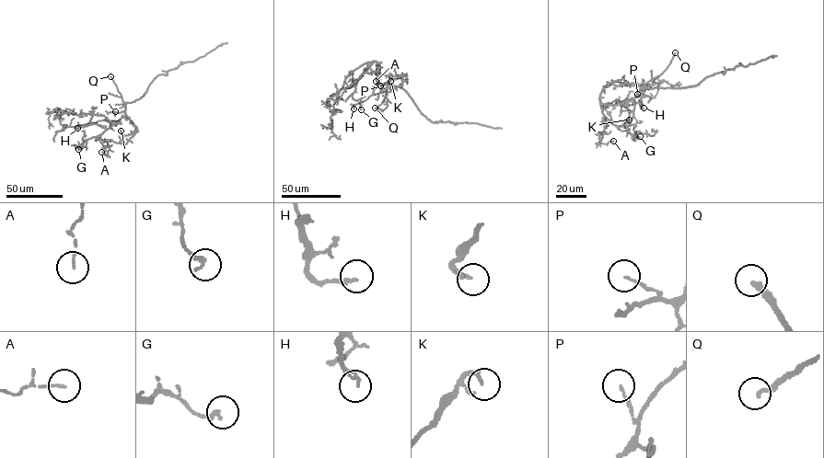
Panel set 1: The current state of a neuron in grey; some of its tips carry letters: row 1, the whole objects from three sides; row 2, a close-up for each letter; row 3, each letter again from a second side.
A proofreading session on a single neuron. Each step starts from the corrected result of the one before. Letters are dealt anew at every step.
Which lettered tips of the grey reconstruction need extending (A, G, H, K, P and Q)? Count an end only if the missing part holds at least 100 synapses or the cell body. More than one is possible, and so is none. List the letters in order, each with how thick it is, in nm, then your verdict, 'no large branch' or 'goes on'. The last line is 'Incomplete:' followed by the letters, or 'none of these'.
A: 90 nm thick; no large branch
G: 200 nm thick; no large branch
H: 130 nm thick; no large branch
K: 180 nm thick; no large branch
P: 100 nm thick; no large branch
Q: 240 nm thick; goes on
Incomplete: Q

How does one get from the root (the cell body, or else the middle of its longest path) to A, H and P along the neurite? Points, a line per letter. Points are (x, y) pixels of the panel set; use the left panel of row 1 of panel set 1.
A: (126, 102), (124, 116), (100, 135), (100, 142), (108, 154), (101, 152)
H: (126, 102), (124, 116), (116, 121), (99, 120), (77, 128)
P: (126, 102), (124, 111), (115, 111)

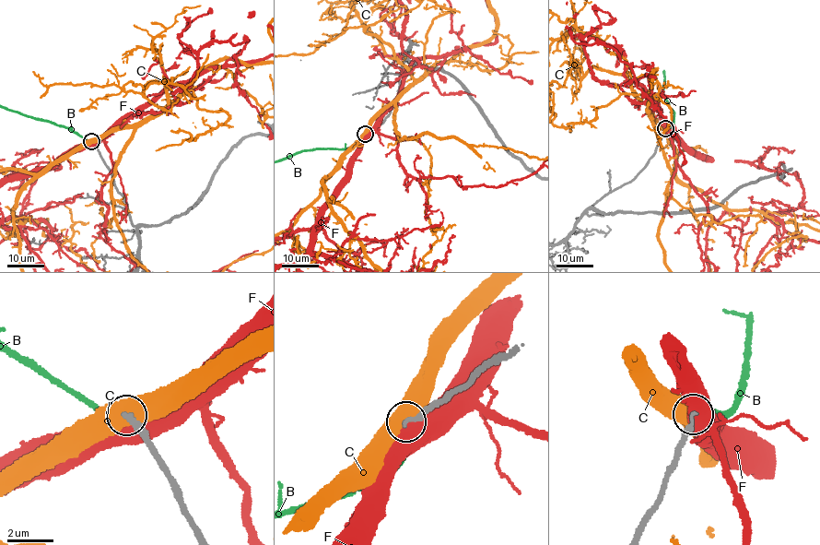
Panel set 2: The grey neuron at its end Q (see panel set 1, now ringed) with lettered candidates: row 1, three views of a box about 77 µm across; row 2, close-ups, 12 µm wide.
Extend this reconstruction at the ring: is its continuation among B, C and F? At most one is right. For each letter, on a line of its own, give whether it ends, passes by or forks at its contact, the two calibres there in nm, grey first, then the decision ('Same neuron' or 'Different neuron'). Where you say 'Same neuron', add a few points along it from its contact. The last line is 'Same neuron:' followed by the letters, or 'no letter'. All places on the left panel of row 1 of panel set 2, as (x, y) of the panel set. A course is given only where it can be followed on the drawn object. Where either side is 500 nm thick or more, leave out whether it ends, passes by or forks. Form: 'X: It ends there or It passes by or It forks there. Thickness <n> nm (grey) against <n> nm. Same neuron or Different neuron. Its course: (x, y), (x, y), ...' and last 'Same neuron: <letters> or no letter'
B: It ends there. Thickness 300 nm (grey) against 190 nm. Same neuron
C: Thickness 320 nm (grey) against 550 nm. Different neuron
F: Thickness 320 nm (grey) against 700 nm. Different neuron
Same neuron: B

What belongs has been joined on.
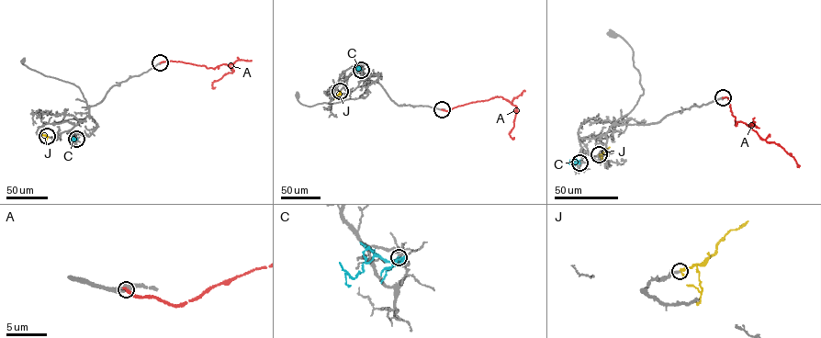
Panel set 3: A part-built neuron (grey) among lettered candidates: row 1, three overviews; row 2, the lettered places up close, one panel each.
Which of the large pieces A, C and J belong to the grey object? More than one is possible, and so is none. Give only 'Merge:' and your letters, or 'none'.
Merge: J

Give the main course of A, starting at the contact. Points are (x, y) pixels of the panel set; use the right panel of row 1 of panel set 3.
A: (723, 97), (729, 98), (736, 124), (740, 121), (745, 123), (767, 141), (778, 144), (793, 157), (797, 165)

